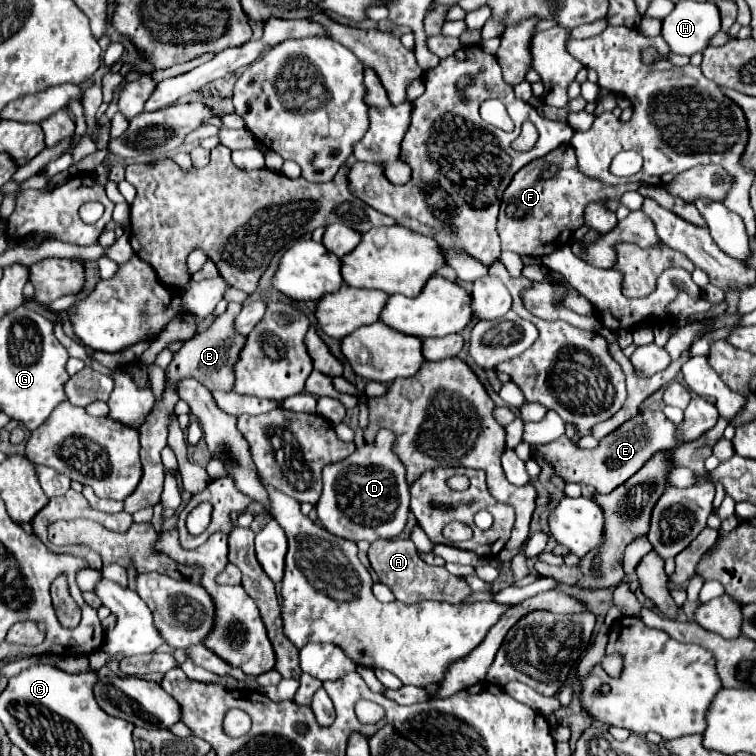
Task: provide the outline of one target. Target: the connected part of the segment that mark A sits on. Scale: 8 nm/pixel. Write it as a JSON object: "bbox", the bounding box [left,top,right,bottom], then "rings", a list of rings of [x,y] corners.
{"bbox":[369,539,471,603],"rings":[[[395,539],[395,541],[375,541],[371,543],[369,549],[369,561],[379,575],[381,583],[389,585],[393,595],[403,601],[403,603],[419,603],[425,599],[433,601],[449,601],[449,603],[459,603],[469,599],[471,589],[469,585],[461,579],[451,575],[445,567],[433,567],[427,565],[421,557],[417,547],[413,545],[411,539]]]}

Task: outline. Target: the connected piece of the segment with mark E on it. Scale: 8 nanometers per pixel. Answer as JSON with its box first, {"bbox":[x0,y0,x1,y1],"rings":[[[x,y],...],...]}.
{"bbox":[531,411,681,493],"rings":[[[645,411],[625,421],[607,437],[603,437],[595,449],[579,449],[565,435],[561,435],[557,441],[551,441],[547,445],[535,445],[531,449],[533,459],[549,463],[555,475],[565,483],[581,483],[597,489],[599,493],[611,493],[615,487],[625,483],[633,473],[637,473],[649,461],[649,457],[679,445],[681,441],[677,437],[677,427],[663,415],[663,411]]]}

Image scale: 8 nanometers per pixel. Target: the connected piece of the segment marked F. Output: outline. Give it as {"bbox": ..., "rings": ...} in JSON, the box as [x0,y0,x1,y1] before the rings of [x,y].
{"bbox":[497,145,707,257],"rings":[[[559,145],[555,151],[547,153],[541,159],[535,159],[527,163],[519,173],[515,173],[511,185],[505,189],[503,203],[499,209],[499,221],[497,221],[497,233],[501,237],[501,249],[513,251],[519,255],[529,257],[543,257],[559,249],[561,245],[567,245],[573,231],[583,227],[583,209],[591,201],[609,201],[619,199],[625,191],[639,191],[641,195],[653,197],[661,207],[673,211],[675,215],[683,217],[685,221],[707,227],[703,217],[699,217],[699,211],[693,203],[685,203],[679,197],[671,197],[663,187],[651,187],[643,183],[629,183],[629,185],[603,185],[601,181],[595,181],[591,177],[583,177],[579,173],[577,161],[575,161],[575,149],[571,145]]]}

